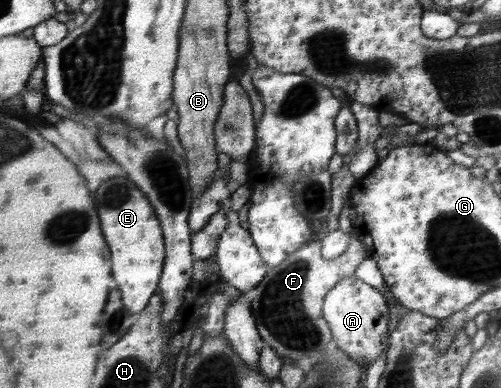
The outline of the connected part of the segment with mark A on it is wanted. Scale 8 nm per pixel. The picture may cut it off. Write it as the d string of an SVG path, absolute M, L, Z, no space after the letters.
M355 275L344 277L325 298L324 317L329 323L336 345L346 351L354 361L368 366L373 360L386 352L389 344L388 322L389 307L385 298L369 284L362 282Z

